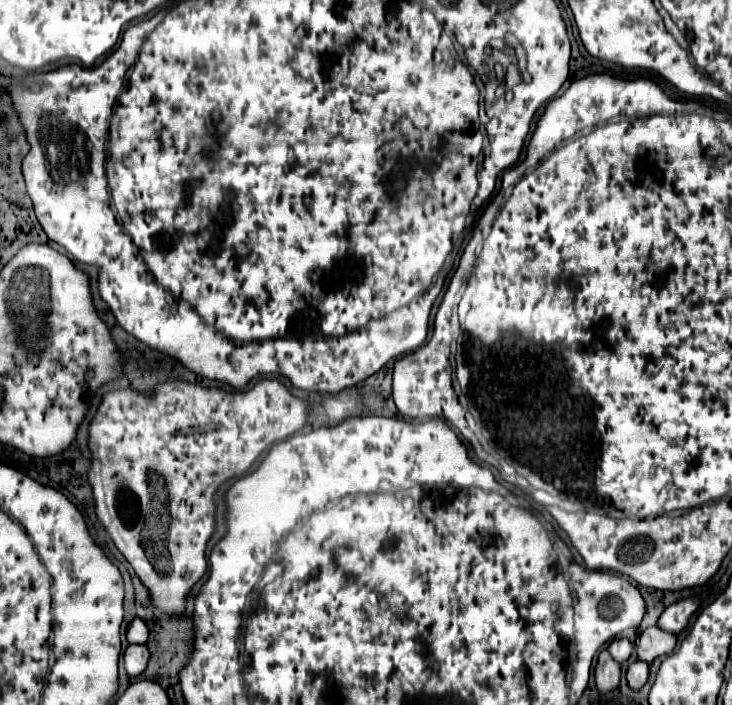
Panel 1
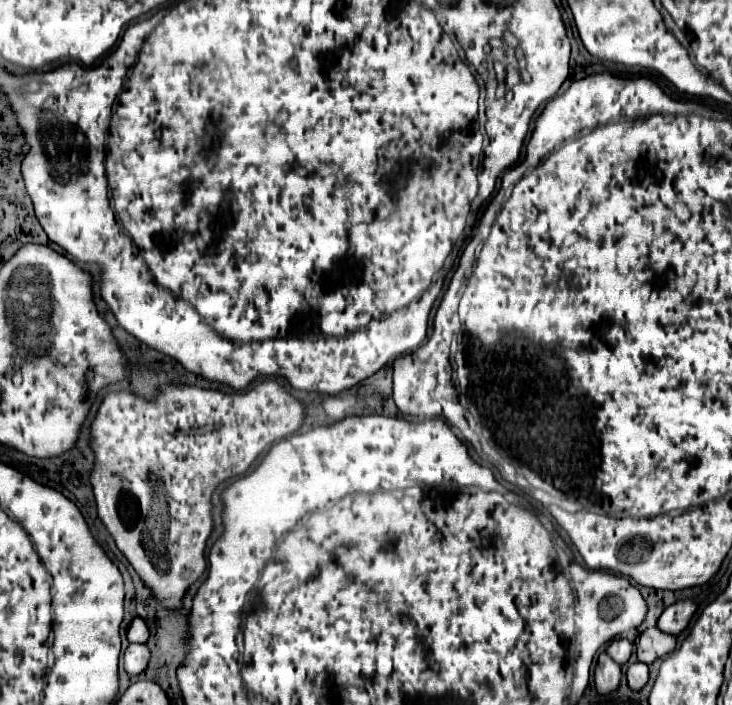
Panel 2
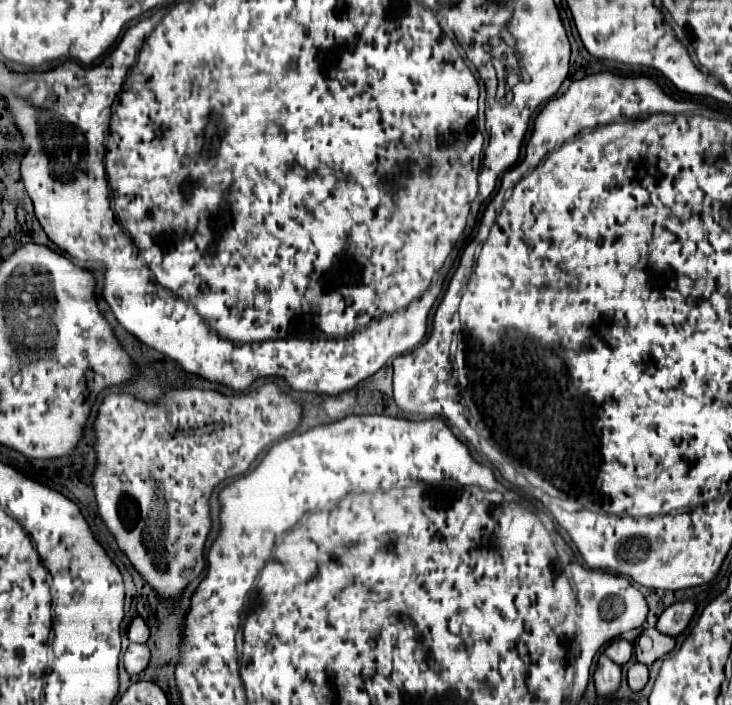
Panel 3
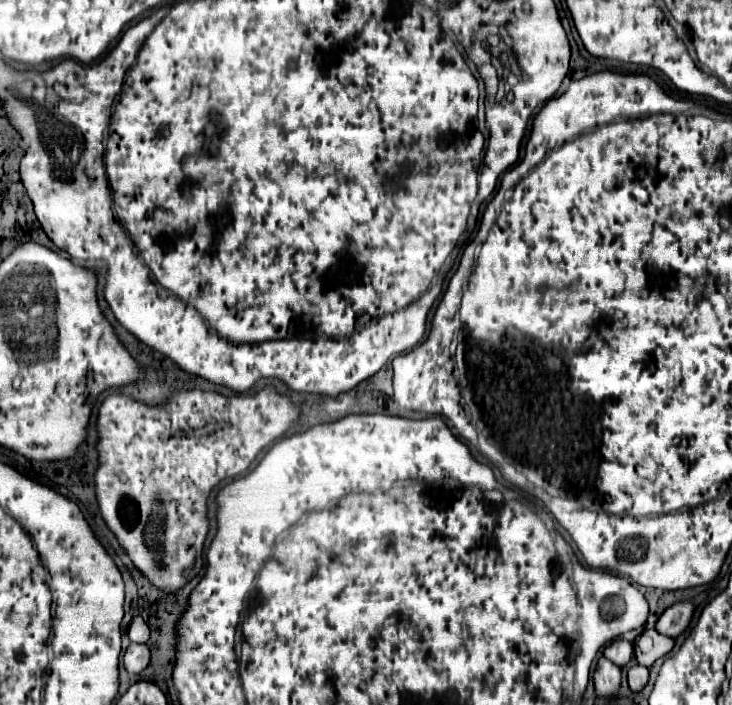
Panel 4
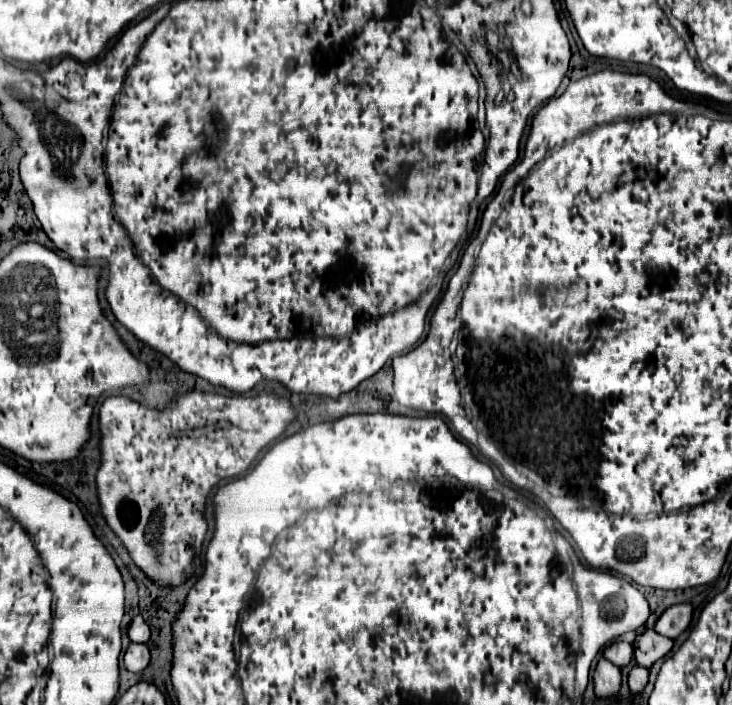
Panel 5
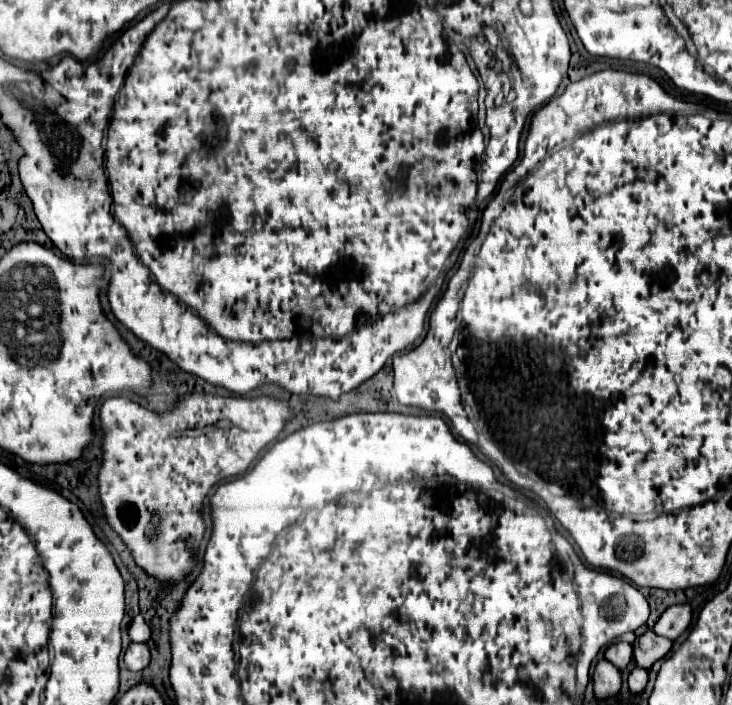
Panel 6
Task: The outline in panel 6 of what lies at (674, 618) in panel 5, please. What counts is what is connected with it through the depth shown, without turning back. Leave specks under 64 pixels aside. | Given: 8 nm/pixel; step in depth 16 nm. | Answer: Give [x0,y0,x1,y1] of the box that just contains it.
[654,604,692,640]

